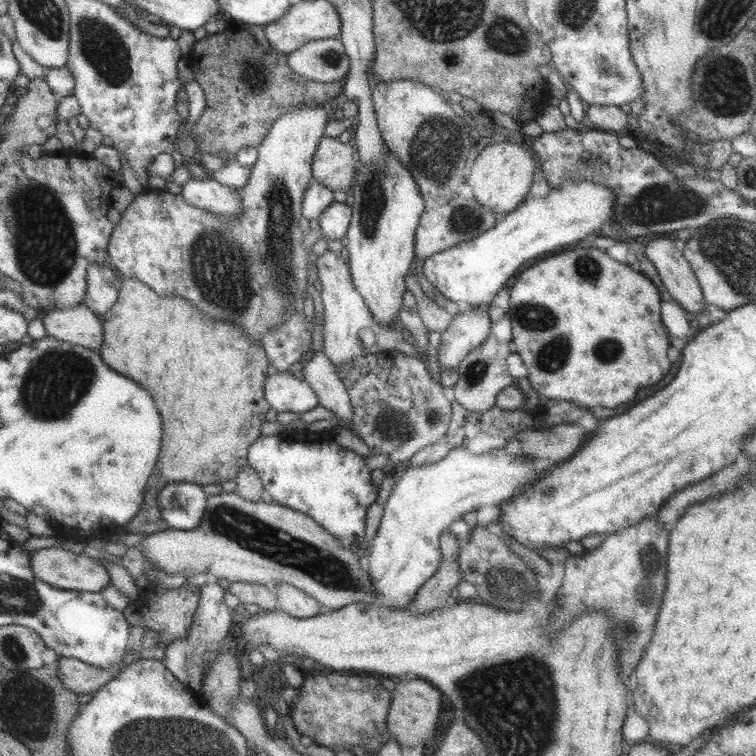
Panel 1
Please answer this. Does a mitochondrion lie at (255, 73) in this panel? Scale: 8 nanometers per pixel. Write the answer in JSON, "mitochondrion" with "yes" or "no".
{"mitochondrion":"yes"}

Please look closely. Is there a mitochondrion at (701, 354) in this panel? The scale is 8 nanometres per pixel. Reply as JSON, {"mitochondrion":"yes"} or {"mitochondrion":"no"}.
{"mitochondrion":"no"}

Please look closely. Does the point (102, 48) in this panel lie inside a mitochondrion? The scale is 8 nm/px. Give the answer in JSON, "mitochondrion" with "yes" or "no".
{"mitochondrion":"yes"}

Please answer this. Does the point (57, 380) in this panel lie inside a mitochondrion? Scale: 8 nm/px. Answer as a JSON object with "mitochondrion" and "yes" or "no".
{"mitochondrion":"yes"}

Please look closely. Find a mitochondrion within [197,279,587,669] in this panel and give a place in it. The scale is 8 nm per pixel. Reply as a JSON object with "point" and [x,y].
{"point":[330,571]}

